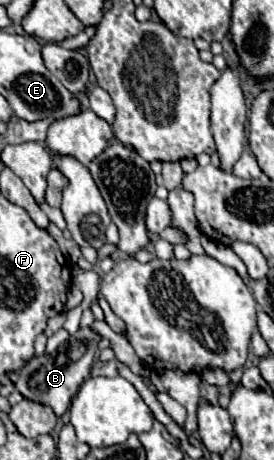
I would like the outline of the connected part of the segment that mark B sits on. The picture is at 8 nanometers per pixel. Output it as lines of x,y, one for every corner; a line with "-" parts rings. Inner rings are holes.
90,328
78,330
74,336
70,336
70,340
66,344
58,346
56,354
32,358
20,370
20,376
18,376
18,382
16,382
16,390
28,400
34,400
38,404
50,406
54,410
54,414
60,418
70,408
72,396
78,392
80,384
88,376
90,366
94,362
94,354
96,354
98,342
100,342
100,336
96,332
92,332

